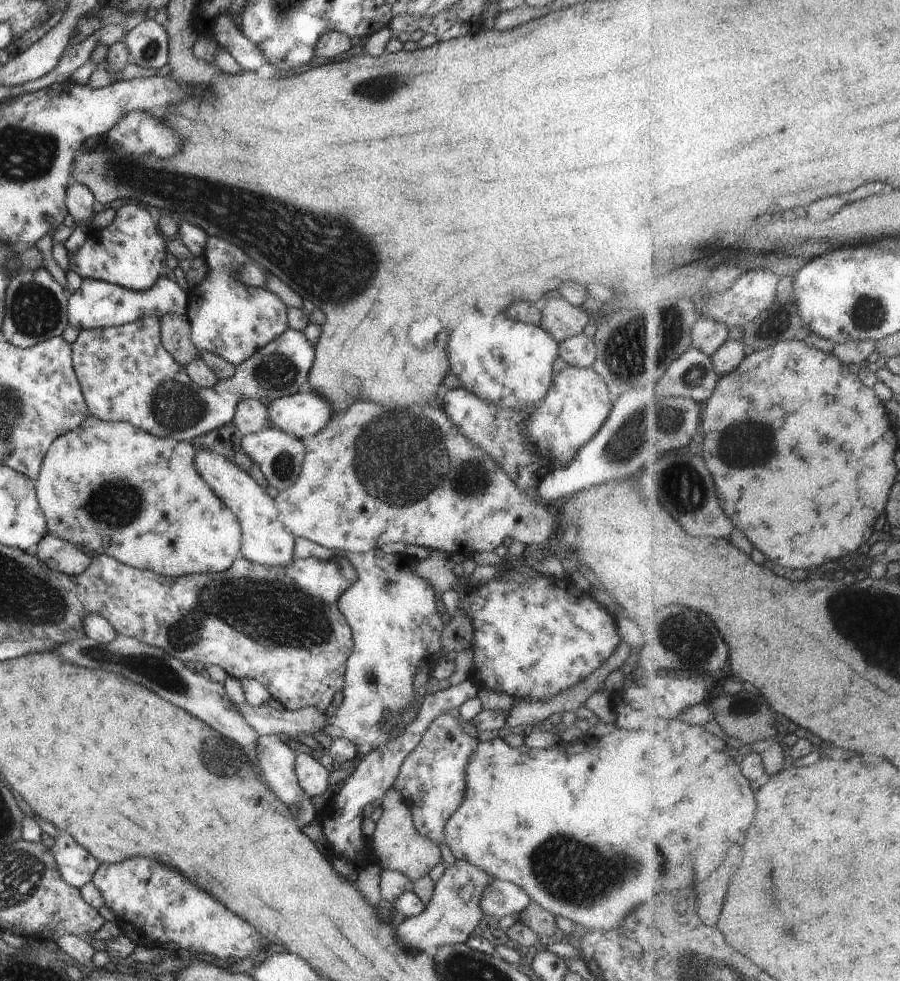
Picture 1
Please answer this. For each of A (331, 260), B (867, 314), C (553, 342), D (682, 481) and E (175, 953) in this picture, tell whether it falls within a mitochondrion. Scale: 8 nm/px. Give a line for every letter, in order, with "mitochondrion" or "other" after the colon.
A: mitochondrion
B: mitochondrion
C: other
D: mitochondrion
E: other

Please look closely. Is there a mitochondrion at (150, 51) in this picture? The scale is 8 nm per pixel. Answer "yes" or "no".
yes

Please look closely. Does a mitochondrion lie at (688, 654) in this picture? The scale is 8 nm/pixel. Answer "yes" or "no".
yes

